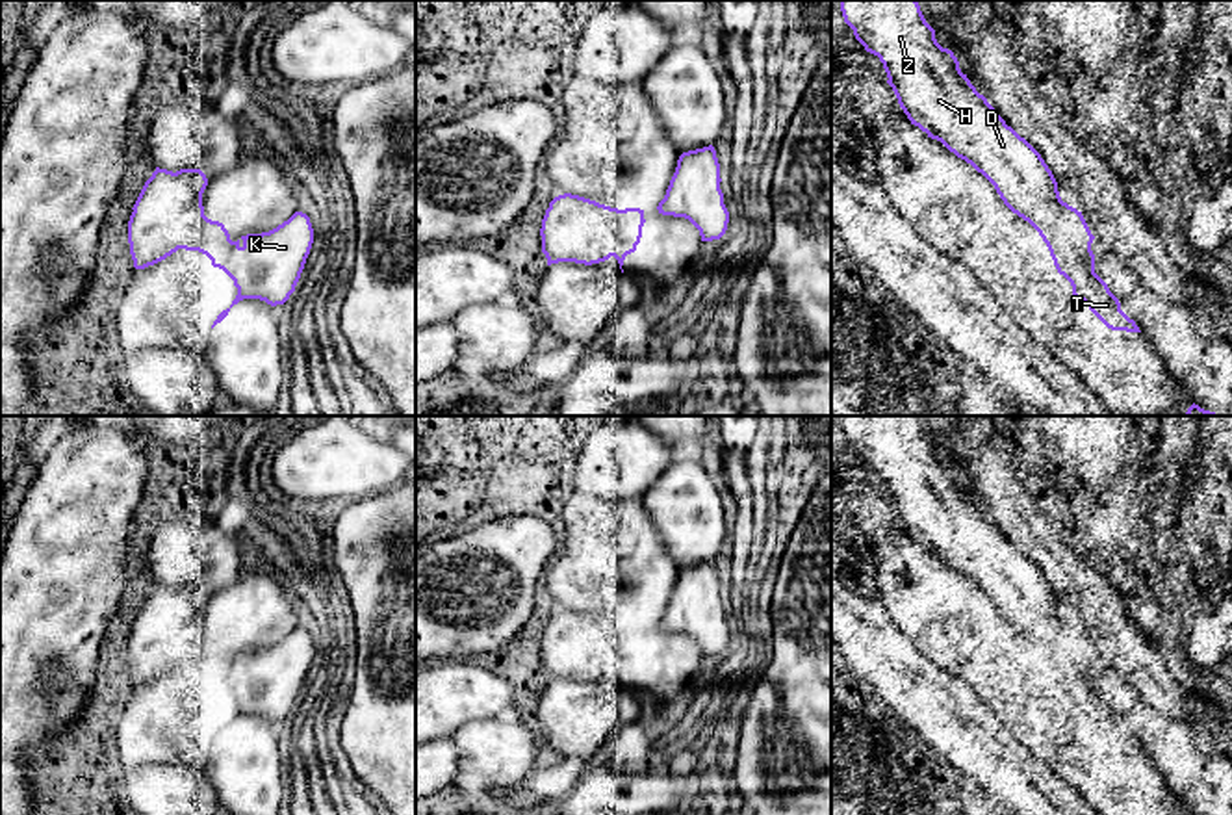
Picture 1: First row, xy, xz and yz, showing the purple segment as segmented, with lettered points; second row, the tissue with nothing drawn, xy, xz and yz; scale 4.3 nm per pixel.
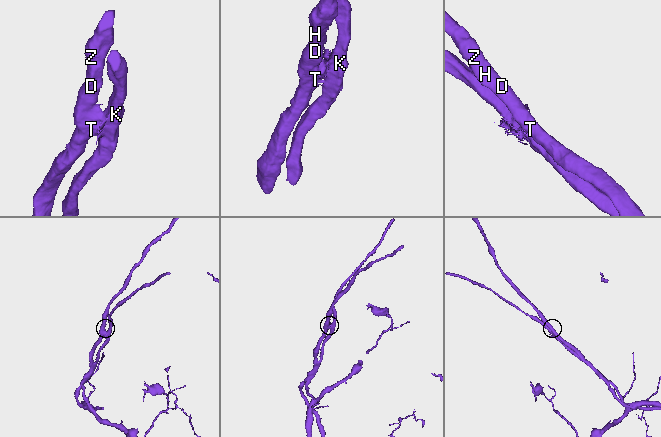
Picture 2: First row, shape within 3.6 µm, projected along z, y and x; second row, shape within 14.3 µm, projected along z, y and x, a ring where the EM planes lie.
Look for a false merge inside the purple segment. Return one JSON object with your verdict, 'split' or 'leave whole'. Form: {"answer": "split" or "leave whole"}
{"answer": "split"}

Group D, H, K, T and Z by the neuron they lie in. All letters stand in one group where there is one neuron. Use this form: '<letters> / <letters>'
D H Z / K T

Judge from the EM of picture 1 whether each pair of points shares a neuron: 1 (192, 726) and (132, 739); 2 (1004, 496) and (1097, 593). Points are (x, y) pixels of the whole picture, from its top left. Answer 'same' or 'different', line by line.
1: same
2: same

